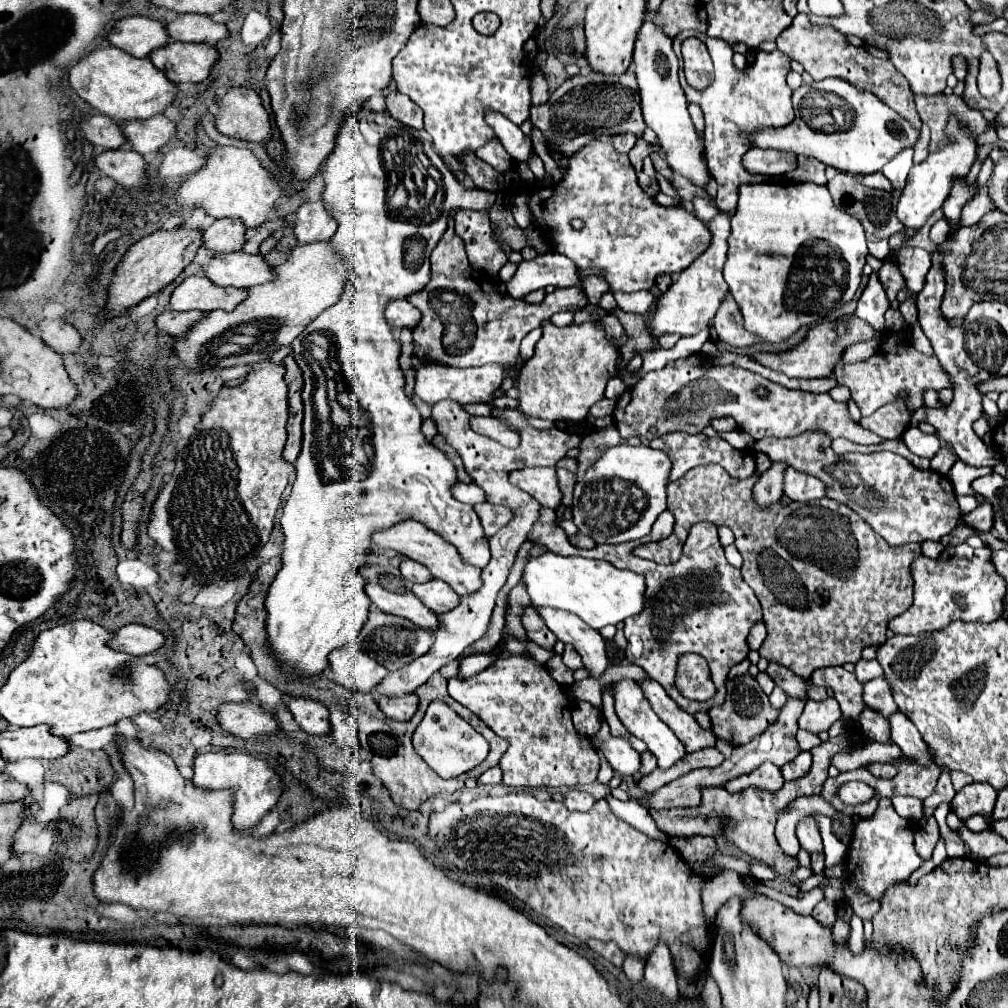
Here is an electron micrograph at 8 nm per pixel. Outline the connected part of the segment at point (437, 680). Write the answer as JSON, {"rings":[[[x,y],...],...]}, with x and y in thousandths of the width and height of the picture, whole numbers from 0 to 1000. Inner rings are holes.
{"rings":[[[436,668],[428,670],[428,674],[426,674],[424,678],[420,678],[418,682],[414,682],[412,688],[414,688],[414,691],[416,691],[416,703],[414,703],[414,707],[410,709],[410,713],[406,713],[404,717],[394,717],[394,715],[390,715],[390,713],[384,713],[384,711],[376,705],[374,695],[372,695],[372,691],[370,691],[368,688],[354,688],[354,686],[350,686],[350,691],[346,693],[346,697],[352,699],[350,709],[352,709],[352,713],[354,713],[354,725],[356,725],[360,743],[366,743],[366,745],[370,747],[368,757],[370,757],[372,769],[386,781],[386,785],[388,785],[388,789],[390,789],[390,795],[392,795],[396,801],[402,801],[402,803],[408,803],[408,805],[414,803],[420,795],[428,793],[428,791],[434,789],[434,787],[439,787],[439,785],[449,787],[449,785],[457,783],[457,781],[459,781],[459,775],[461,775],[463,771],[475,771],[479,765],[491,761],[491,759],[495,757],[495,753],[499,751],[499,747],[503,745],[503,735],[501,735],[501,733],[497,733],[495,729],[491,729],[471,707],[467,707],[465,703],[461,703],[459,699],[451,697],[451,695],[445,691],[445,688],[443,688],[443,674],[438,672]],[[432,693],[439,693],[439,697],[443,697],[449,705],[453,705],[453,707],[455,707],[467,721],[471,721],[471,725],[475,725],[475,727],[485,735],[485,739],[487,739],[487,745],[485,745],[483,753],[481,753],[477,759],[473,759],[469,765],[463,765],[461,771],[455,769],[453,773],[445,773],[445,775],[438,773],[438,771],[436,771],[432,765],[428,765],[428,761],[412,747],[412,743],[410,743],[410,739],[408,739],[408,729],[410,729],[412,721],[414,721],[416,715],[420,713],[420,709],[422,709],[426,697],[432,695]]]}

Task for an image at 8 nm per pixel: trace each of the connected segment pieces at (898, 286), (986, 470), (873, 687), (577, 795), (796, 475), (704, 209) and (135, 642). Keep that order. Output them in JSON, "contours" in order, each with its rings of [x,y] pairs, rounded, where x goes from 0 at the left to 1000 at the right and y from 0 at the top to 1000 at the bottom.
{"contours":[[[[876,259],[876,265],[872,269],[872,277],[882,283],[880,295],[890,295],[890,291],[898,285],[898,277],[890,265],[890,259]]],[[[949,457],[941,467],[941,475],[943,475],[943,479],[947,479],[945,485],[949,491],[961,491],[961,489],[965,489],[964,477],[973,471],[980,471],[984,468],[983,463],[968,464],[954,457]]],[[[876,672],[864,674],[864,678],[856,678],[856,695],[860,701],[876,707],[878,711],[882,711],[890,703],[884,691],[882,678]]],[[[564,785],[561,789],[561,799],[564,805],[584,805],[590,797],[590,791],[580,785]]],[[[783,463],[779,469],[779,491],[783,491],[785,497],[803,499],[807,495],[818,493],[818,479],[807,471]]],[[[689,195],[688,197],[688,203],[689,203],[689,213],[695,219],[701,219],[701,217],[705,217],[705,215],[709,215],[713,211],[709,203],[705,203],[701,197],[695,197],[695,195]]],[[[130,618],[130,620],[120,622],[114,628],[110,642],[114,646],[122,646],[128,650],[148,650],[148,648],[158,646],[164,638],[166,638],[166,632],[160,626]]]]}

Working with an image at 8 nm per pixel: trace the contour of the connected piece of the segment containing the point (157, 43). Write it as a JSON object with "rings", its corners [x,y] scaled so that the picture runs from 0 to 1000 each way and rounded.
{"rings":[[[124,17],[116,21],[106,39],[132,57],[146,57],[150,51],[166,45],[166,27],[148,17]]]}

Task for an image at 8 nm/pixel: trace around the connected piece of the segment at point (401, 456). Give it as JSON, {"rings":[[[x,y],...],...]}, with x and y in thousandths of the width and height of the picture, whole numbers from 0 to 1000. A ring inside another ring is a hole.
{"rings":[[[360,108],[340,120],[332,140],[332,150],[322,160],[320,189],[320,199],[336,219],[334,231],[330,233],[332,247],[350,261],[350,271],[346,273],[336,299],[322,307],[291,338],[291,352],[303,376],[301,445],[293,457],[295,475],[291,479],[289,493],[279,509],[279,523],[283,529],[279,551],[281,561],[265,586],[263,602],[267,608],[265,632],[269,646],[277,656],[281,656],[285,666],[293,666],[297,670],[316,670],[326,658],[324,650],[330,644],[340,642],[348,632],[346,628],[356,628],[364,618],[368,596],[362,588],[364,576],[358,564],[368,561],[368,533],[372,527],[390,523],[400,515],[412,515],[451,541],[461,559],[479,564],[487,555],[485,537],[473,509],[467,501],[461,501],[447,491],[447,483],[455,479],[451,461],[420,432],[418,410],[402,390],[402,372],[396,364],[398,342],[384,322],[382,305],[390,297],[404,297],[406,293],[420,289],[426,281],[426,253],[443,225],[445,209],[481,209],[491,201],[493,193],[479,188],[461,188],[430,150],[428,140],[422,138],[420,146],[424,146],[424,156],[428,152],[426,158],[430,166],[439,174],[439,191],[432,191],[424,201],[396,201],[394,182],[386,182],[384,154],[362,140],[356,128],[358,114]],[[410,237],[418,237],[418,243],[406,245],[404,241]]]}

